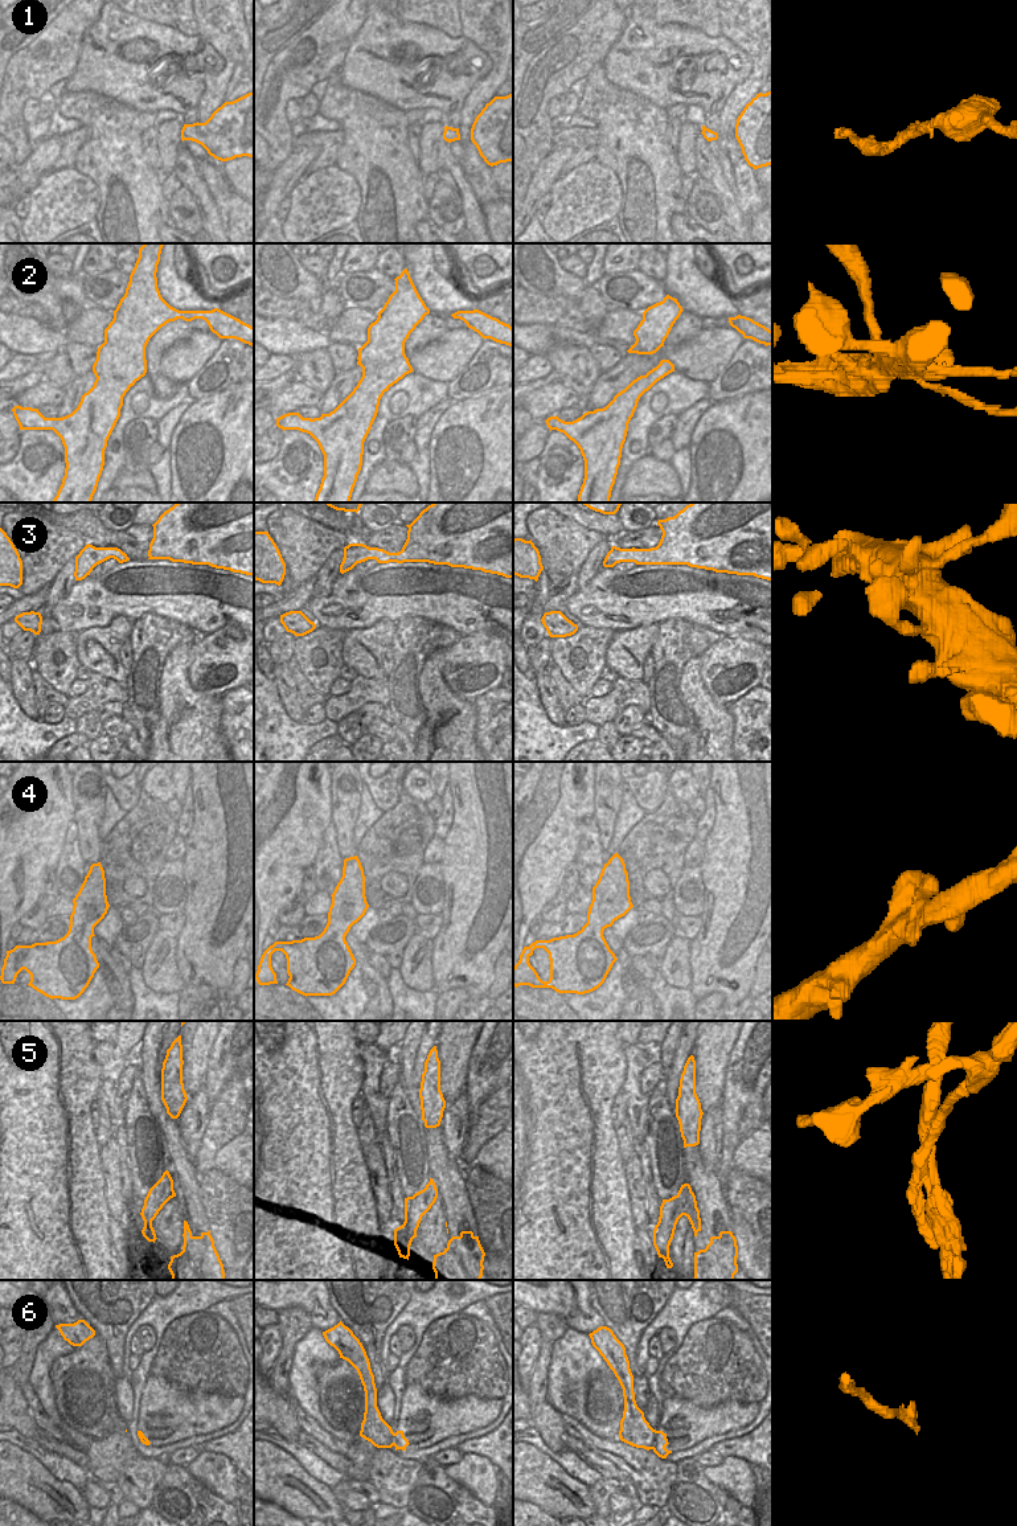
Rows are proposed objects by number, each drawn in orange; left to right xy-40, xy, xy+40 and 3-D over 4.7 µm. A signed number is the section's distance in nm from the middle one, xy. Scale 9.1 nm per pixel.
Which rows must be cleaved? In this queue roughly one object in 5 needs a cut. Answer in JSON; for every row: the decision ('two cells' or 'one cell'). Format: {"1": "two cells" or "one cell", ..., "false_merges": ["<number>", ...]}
{"1": "one cell", "2": "one cell", "3": "one cell", "4": "one cell", "5": "two cells", "6": "one cell", "false_merges": ["5"]}

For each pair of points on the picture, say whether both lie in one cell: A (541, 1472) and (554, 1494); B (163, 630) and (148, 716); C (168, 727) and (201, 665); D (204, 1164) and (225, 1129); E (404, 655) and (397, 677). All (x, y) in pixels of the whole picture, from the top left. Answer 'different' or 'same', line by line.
A: same
B: same
C: different
D: same
E: same

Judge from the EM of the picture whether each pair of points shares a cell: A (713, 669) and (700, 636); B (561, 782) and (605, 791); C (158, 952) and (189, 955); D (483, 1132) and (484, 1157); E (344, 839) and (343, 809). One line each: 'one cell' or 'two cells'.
A: two cells
B: two cells
C: two cells
D: two cells
E: one cell

